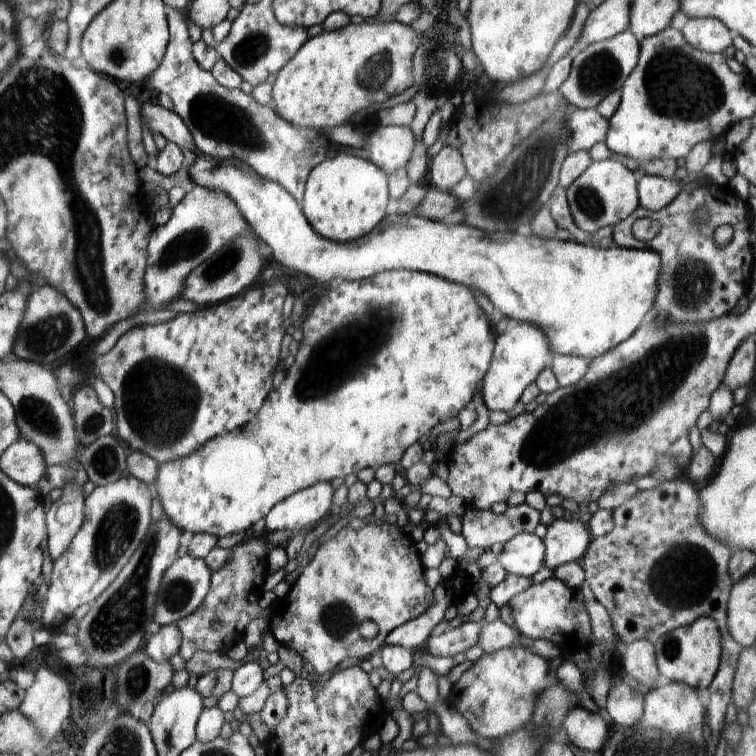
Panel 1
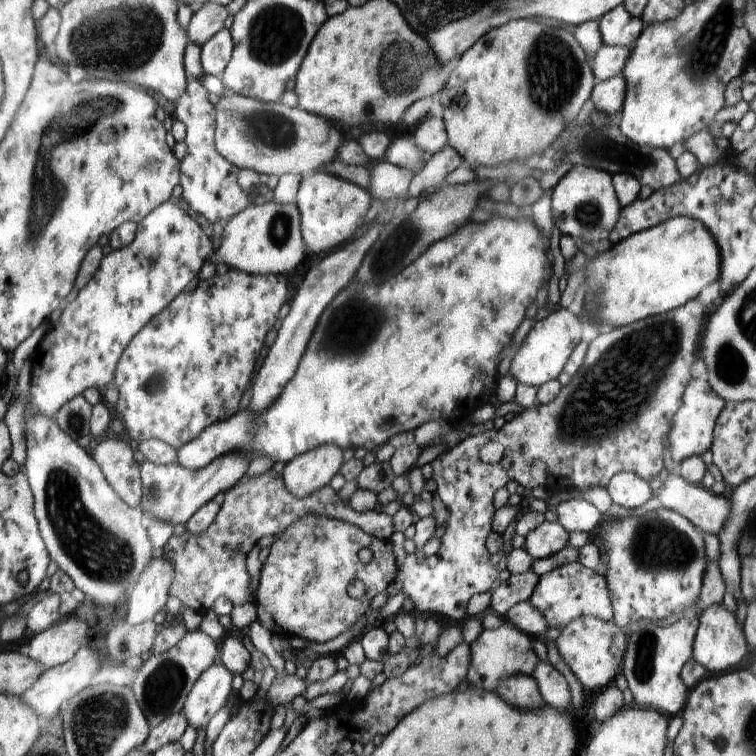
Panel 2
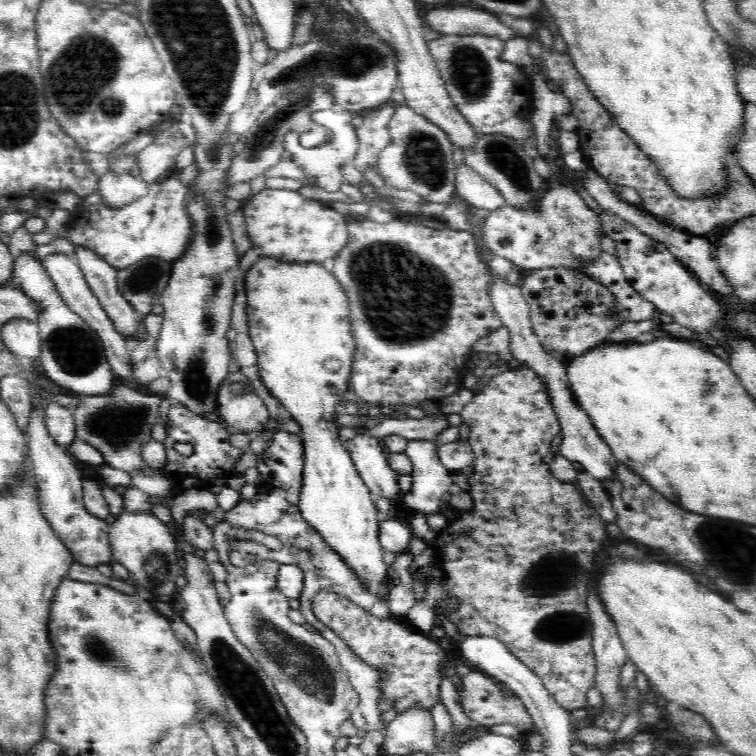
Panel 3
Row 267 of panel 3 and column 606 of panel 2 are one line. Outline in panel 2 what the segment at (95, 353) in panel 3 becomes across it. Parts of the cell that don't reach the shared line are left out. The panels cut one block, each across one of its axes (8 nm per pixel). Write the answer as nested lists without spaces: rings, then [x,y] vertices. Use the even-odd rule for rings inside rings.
[[[619,5],[600,19],[599,26],[604,43],[632,47],[646,25],[641,18],[632,17]]]

